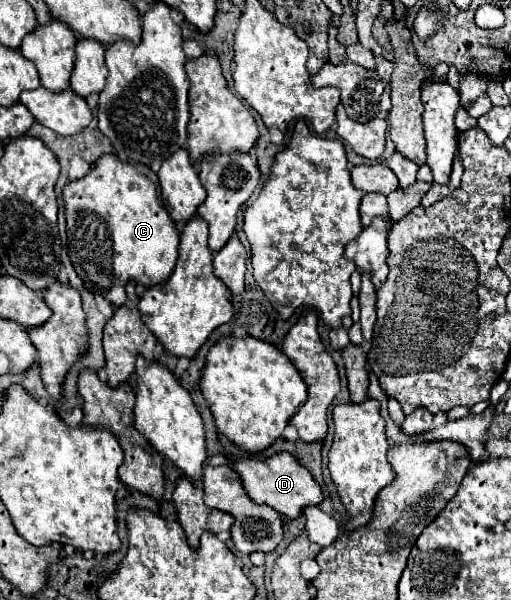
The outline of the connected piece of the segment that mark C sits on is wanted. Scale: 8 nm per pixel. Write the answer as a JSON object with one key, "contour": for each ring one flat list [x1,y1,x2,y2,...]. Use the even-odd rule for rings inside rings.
{"contour":[[115,154,101,156,91,170,63,188,69,258,85,288,101,294,111,304,125,302,125,284,135,280,143,286,165,282,177,262,179,232,163,208,157,186]]}

